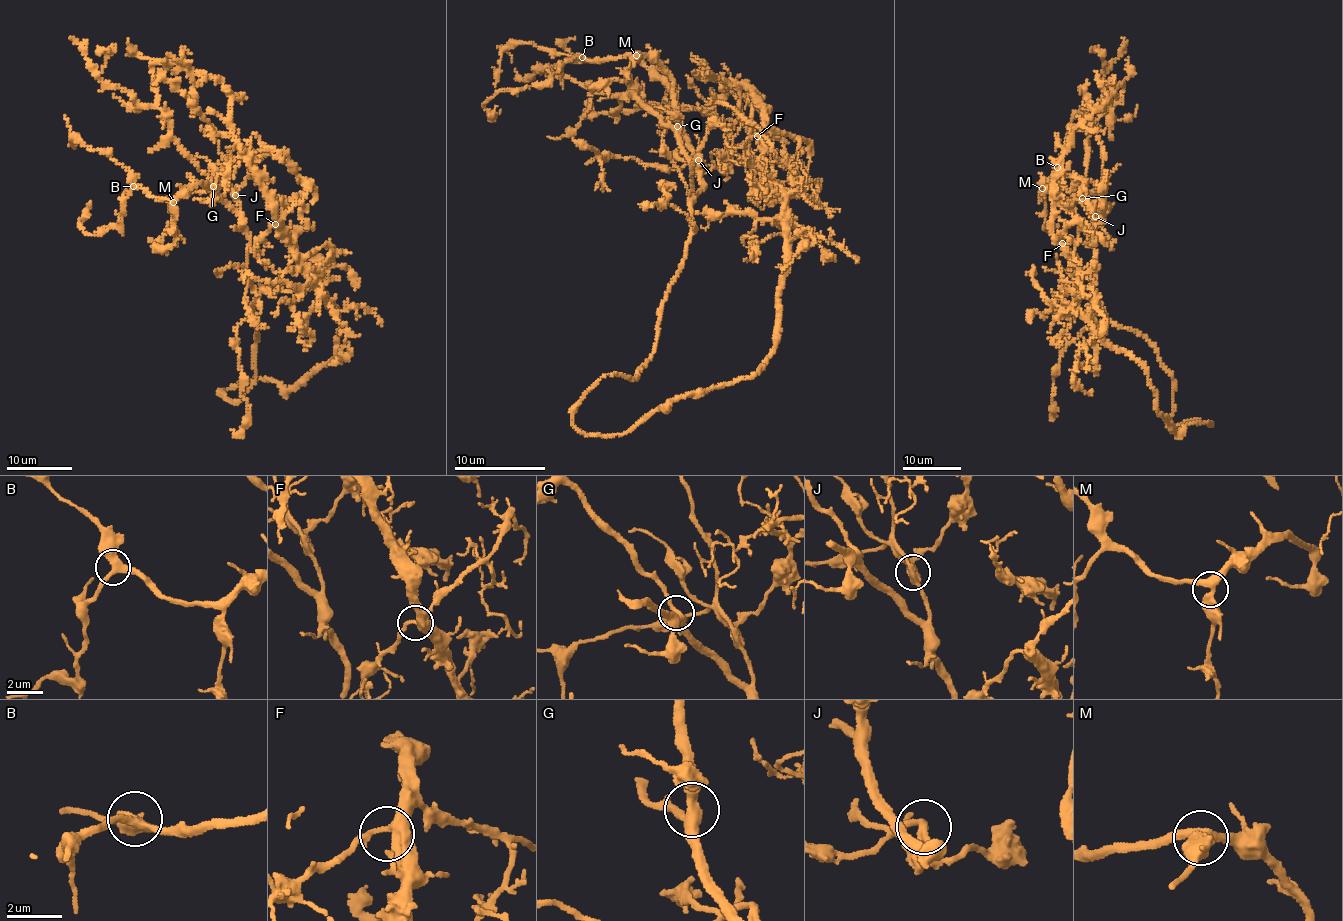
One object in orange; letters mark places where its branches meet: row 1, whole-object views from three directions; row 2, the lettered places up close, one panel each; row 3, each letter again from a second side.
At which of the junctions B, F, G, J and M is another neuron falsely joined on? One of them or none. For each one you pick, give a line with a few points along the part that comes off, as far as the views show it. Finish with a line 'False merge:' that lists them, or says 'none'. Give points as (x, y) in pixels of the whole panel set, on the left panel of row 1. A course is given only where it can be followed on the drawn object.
False merge: none

